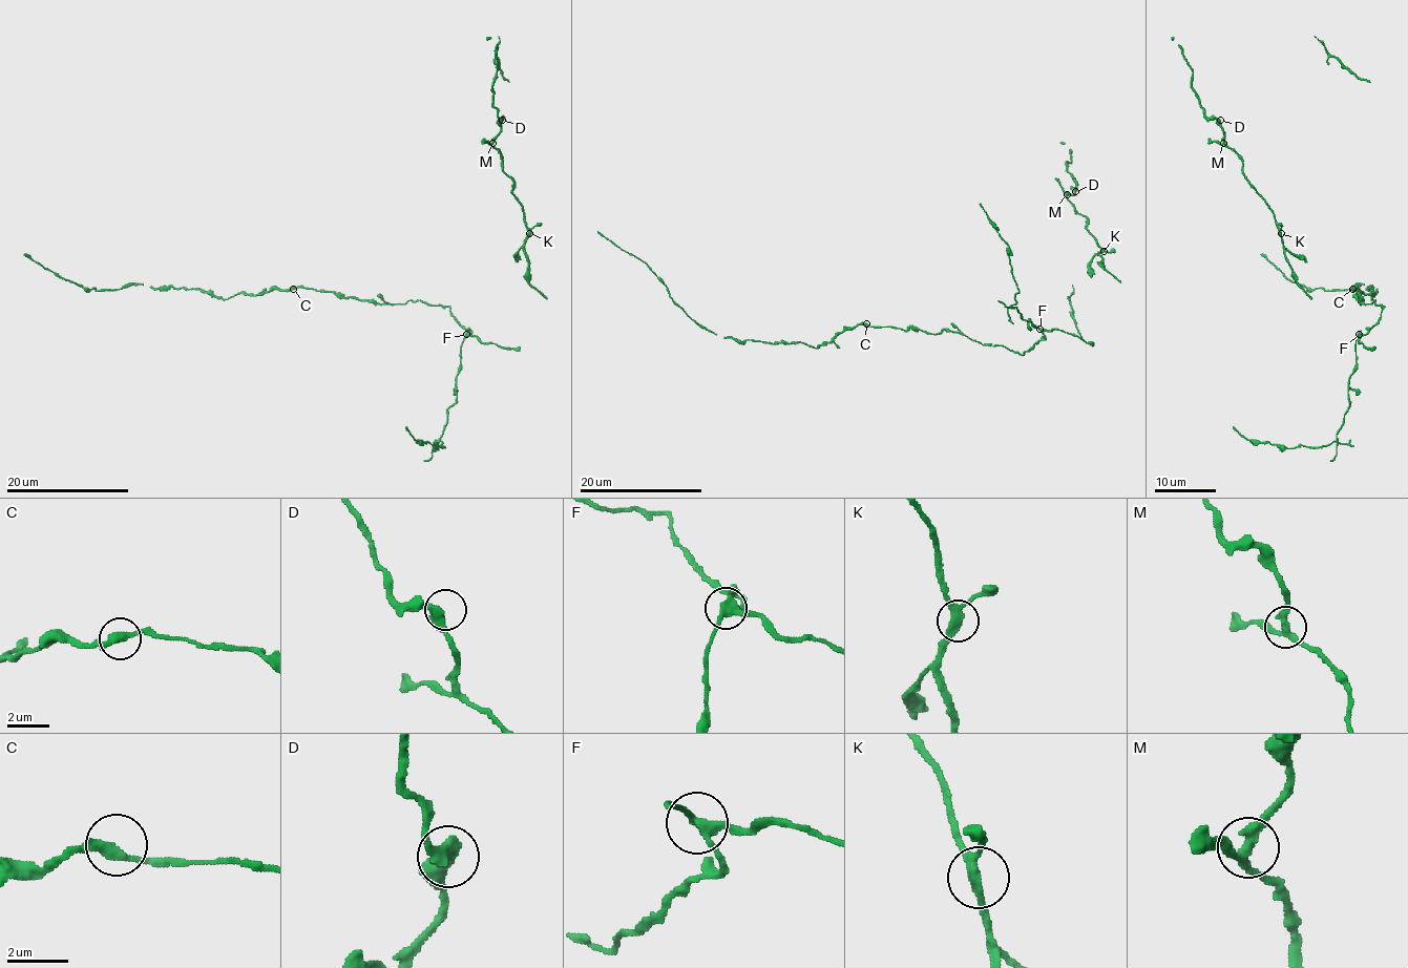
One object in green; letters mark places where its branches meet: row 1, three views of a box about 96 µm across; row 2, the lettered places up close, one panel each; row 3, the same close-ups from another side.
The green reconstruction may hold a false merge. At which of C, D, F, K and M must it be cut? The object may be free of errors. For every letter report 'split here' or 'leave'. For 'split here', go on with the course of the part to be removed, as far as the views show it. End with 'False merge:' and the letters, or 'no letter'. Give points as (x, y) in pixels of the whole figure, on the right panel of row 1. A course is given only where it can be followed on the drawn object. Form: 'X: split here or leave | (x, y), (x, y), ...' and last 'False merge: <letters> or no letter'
C: leave
D: leave
F: split here | (1359, 334), (1356, 372), (1348, 385), (1349, 406), (1329, 443), (1279, 448), (1268, 442), (1252, 442), (1233, 426)
K: leave
M: leave
False merge: F

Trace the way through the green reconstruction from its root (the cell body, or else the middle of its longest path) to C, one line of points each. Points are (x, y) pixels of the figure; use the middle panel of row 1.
C: (1042, 340), (1018, 354), (1001, 344), (982, 344), (945, 330), (929, 334), (919, 330), (869, 327), (866, 323)

